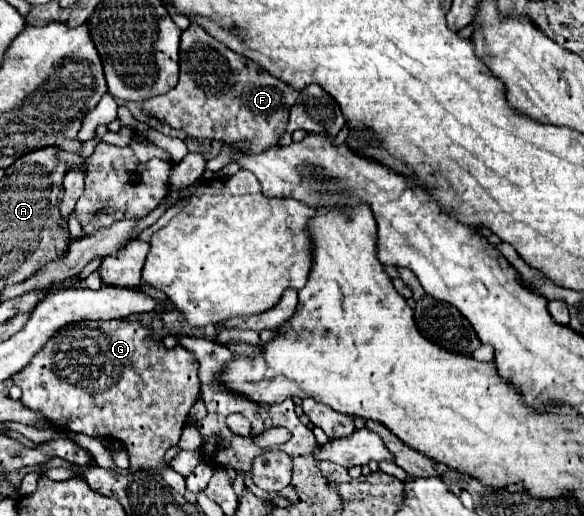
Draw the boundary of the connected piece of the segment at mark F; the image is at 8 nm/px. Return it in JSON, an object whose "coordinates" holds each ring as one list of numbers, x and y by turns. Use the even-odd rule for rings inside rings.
{"coordinates":[[190,24,180,42,180,82,166,94,142,104,142,112,194,138,222,140,226,144,258,154,276,146,288,126,288,114,298,90,268,74,262,66,232,52,208,36,200,26]]}

